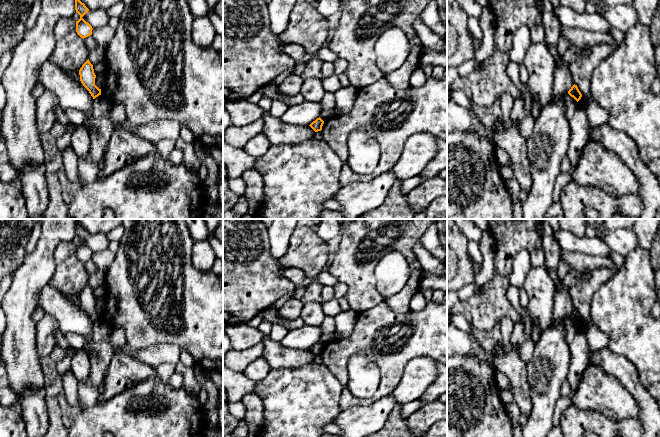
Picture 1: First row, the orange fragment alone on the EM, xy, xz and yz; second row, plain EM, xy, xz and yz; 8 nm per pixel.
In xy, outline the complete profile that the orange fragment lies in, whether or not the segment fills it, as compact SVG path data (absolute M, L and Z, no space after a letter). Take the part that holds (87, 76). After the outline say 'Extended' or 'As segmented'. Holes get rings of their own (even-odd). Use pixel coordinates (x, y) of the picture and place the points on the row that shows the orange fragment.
M89 59L80 68L79 75L81 83L89 91L93 99L101 95L101 89L95 85L96 75Z. As segmented

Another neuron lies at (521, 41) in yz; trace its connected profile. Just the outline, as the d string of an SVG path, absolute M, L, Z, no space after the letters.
M526 25L521 26L512 40L510 60L522 62L531 43L530 28Z

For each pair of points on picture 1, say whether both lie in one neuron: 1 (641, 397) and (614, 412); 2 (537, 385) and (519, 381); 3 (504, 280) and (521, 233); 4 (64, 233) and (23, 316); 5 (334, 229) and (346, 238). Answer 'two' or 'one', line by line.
1: two
2: two
3: one
4: one
5: two

